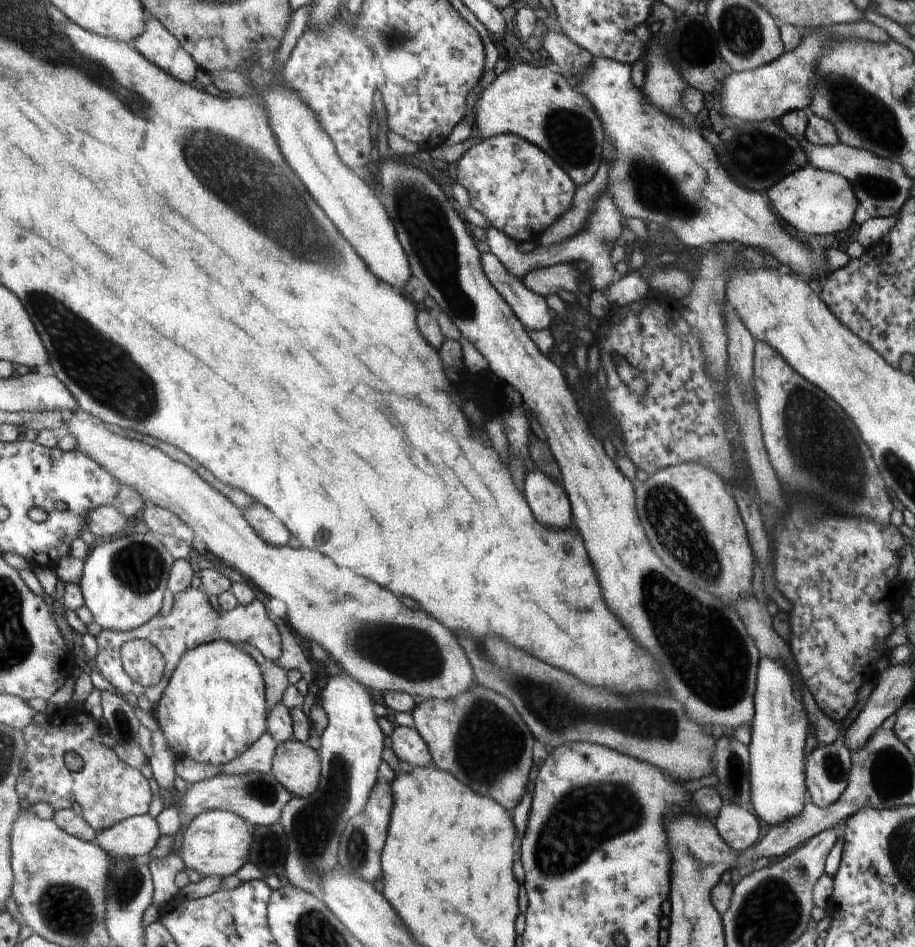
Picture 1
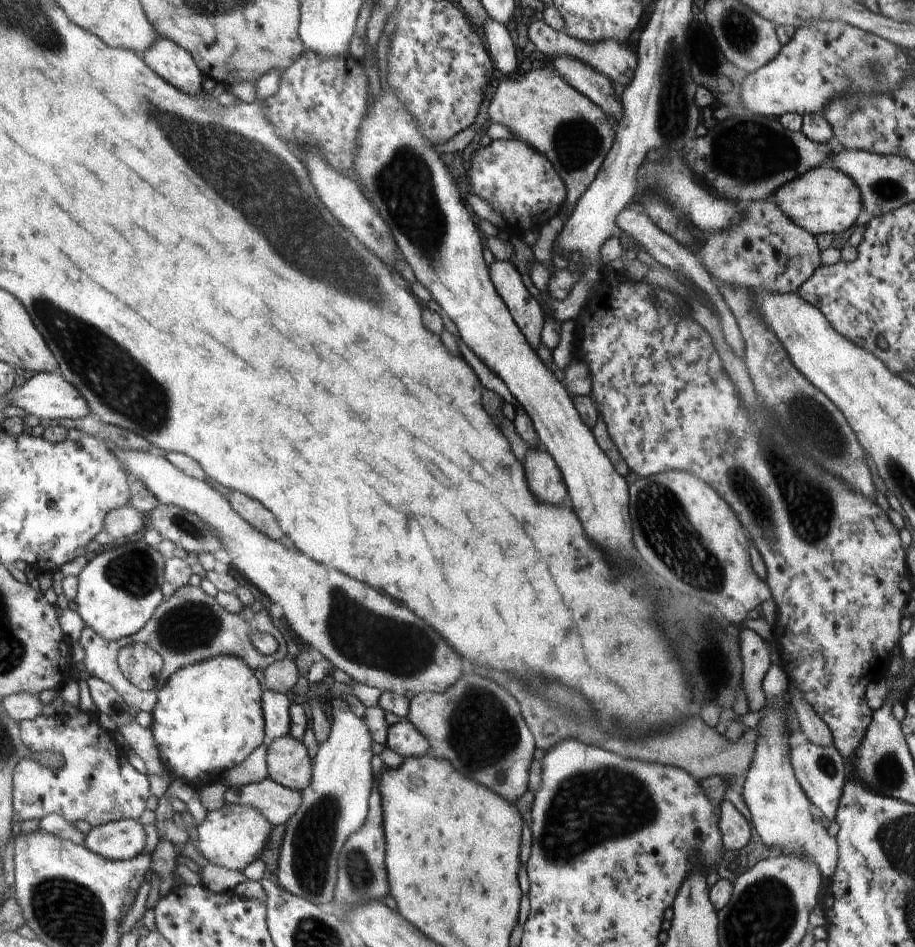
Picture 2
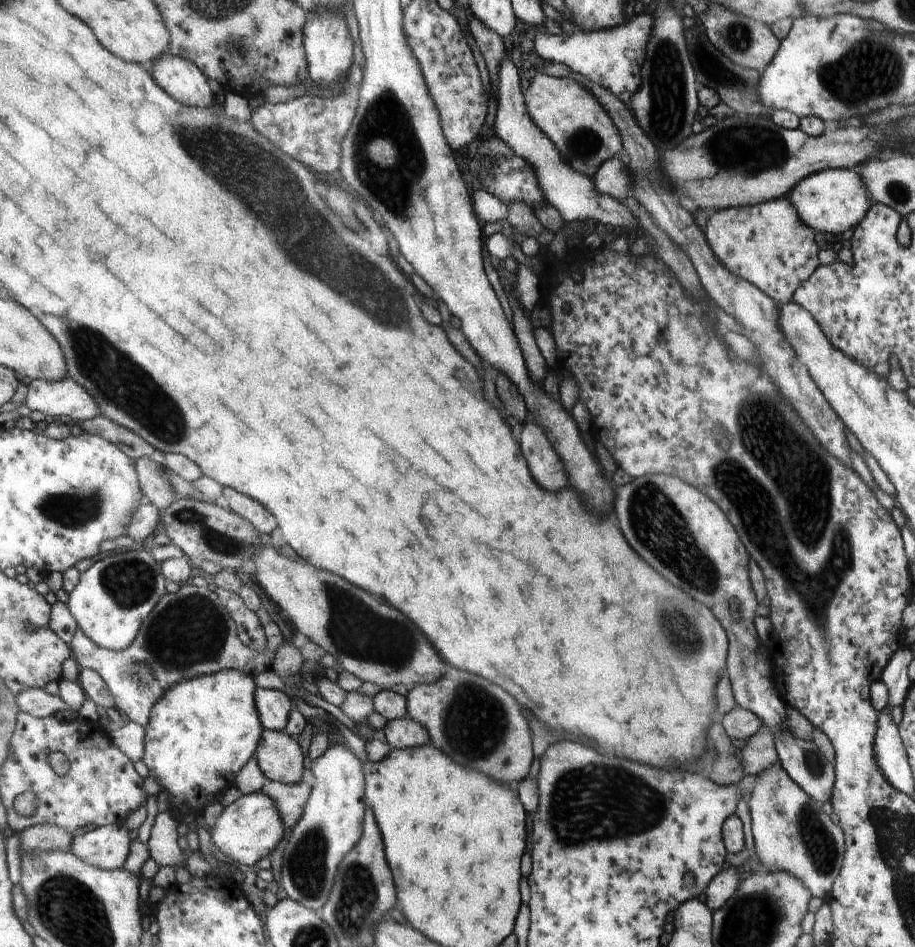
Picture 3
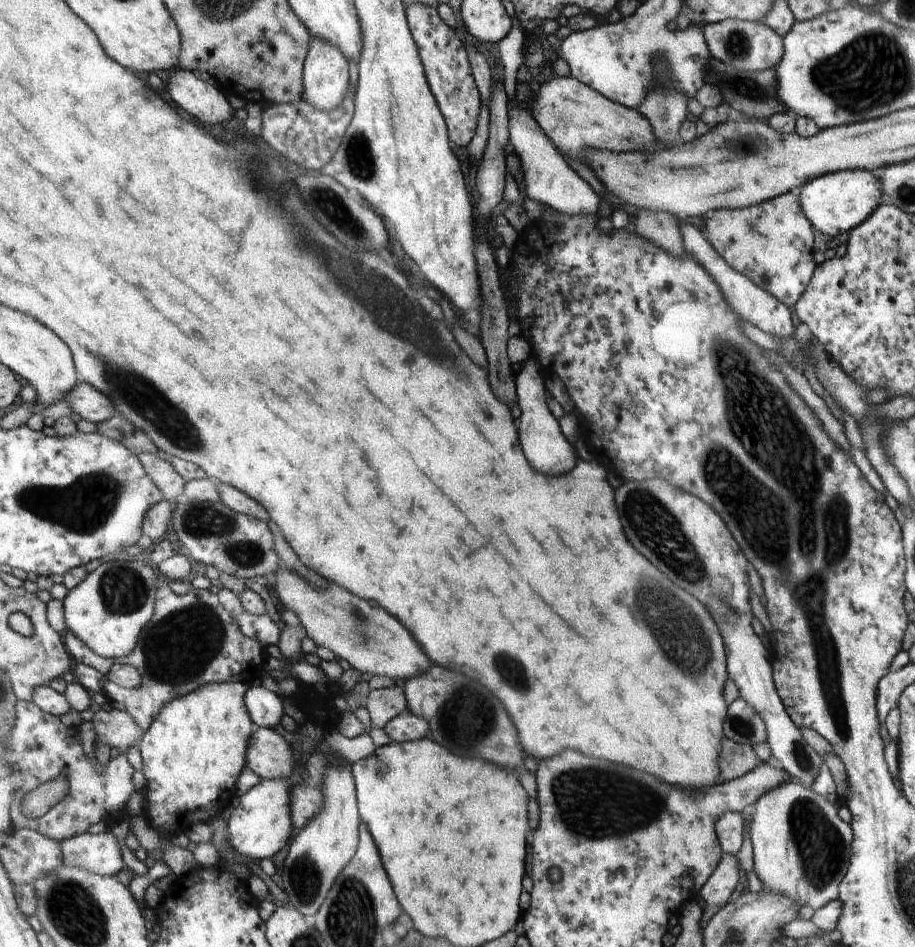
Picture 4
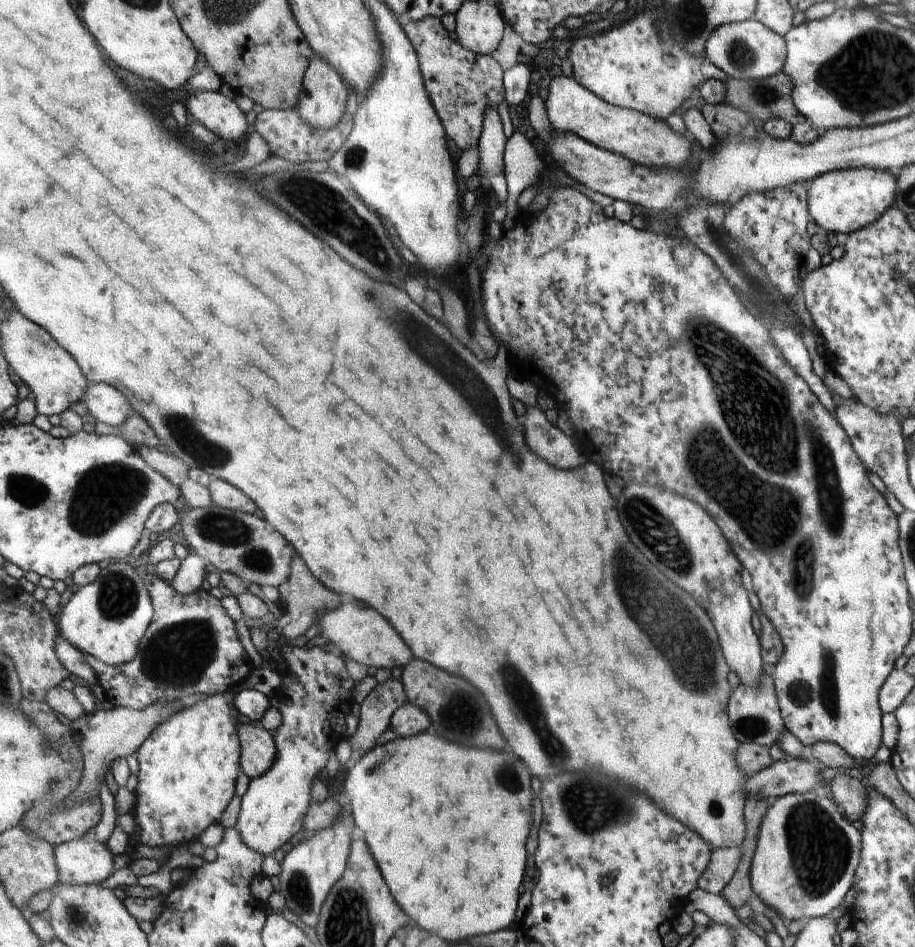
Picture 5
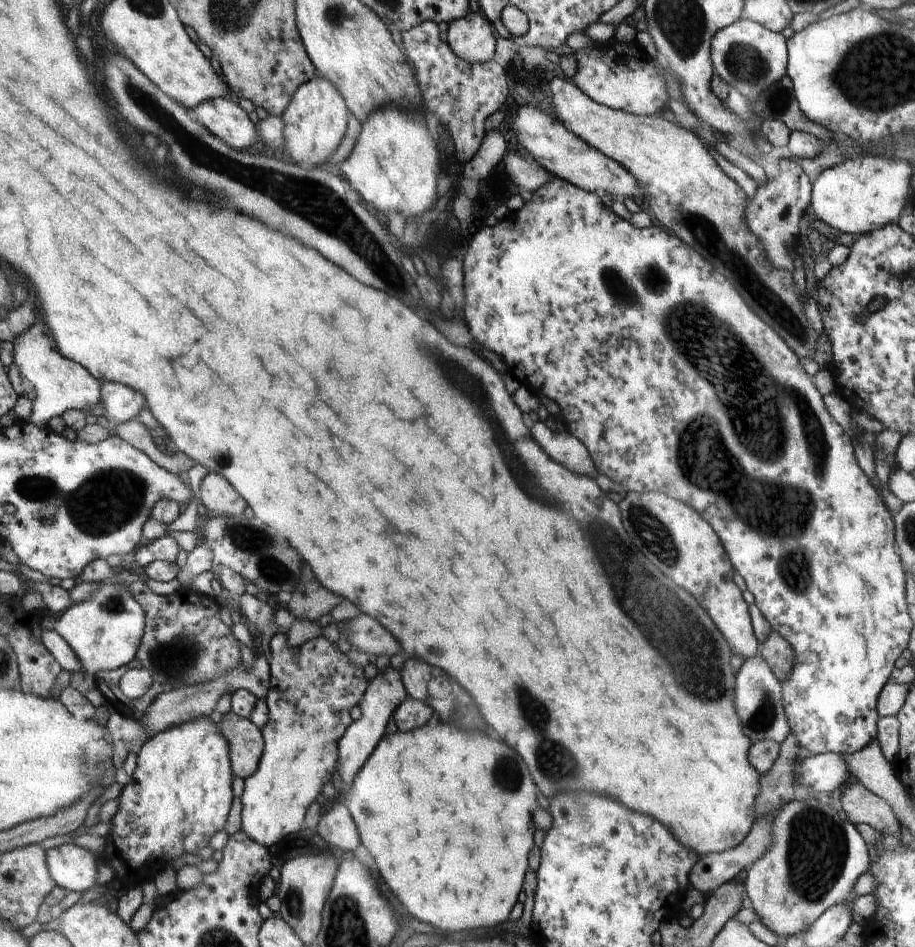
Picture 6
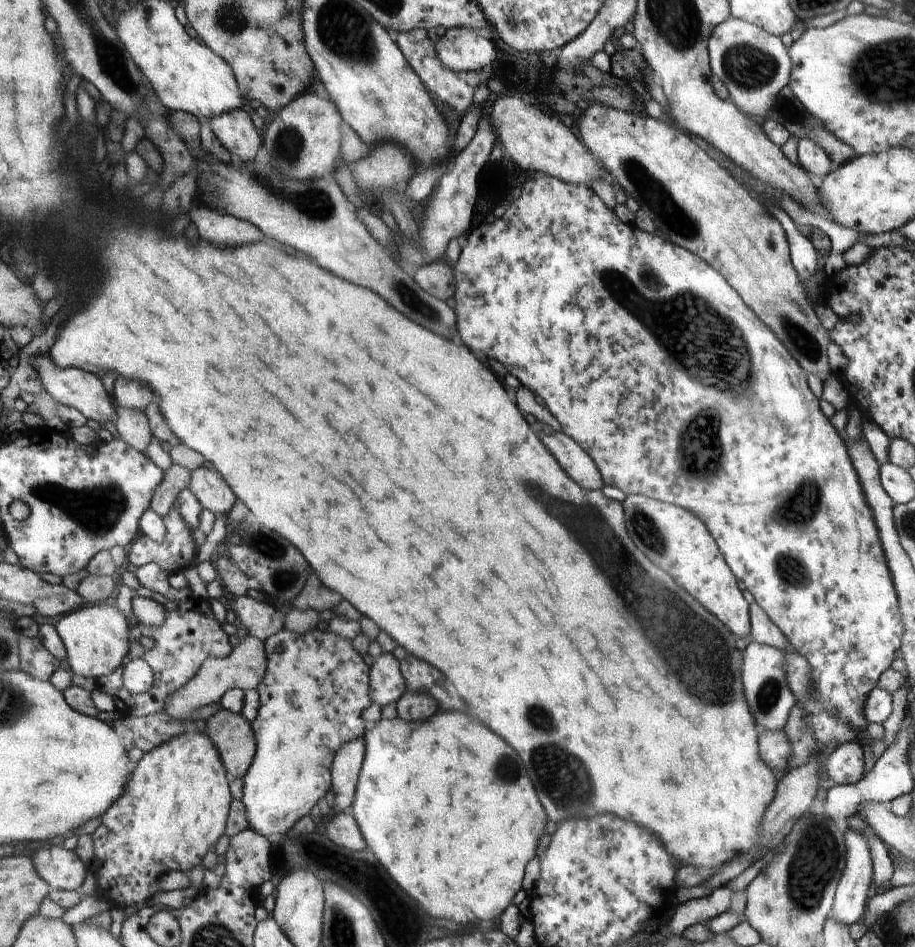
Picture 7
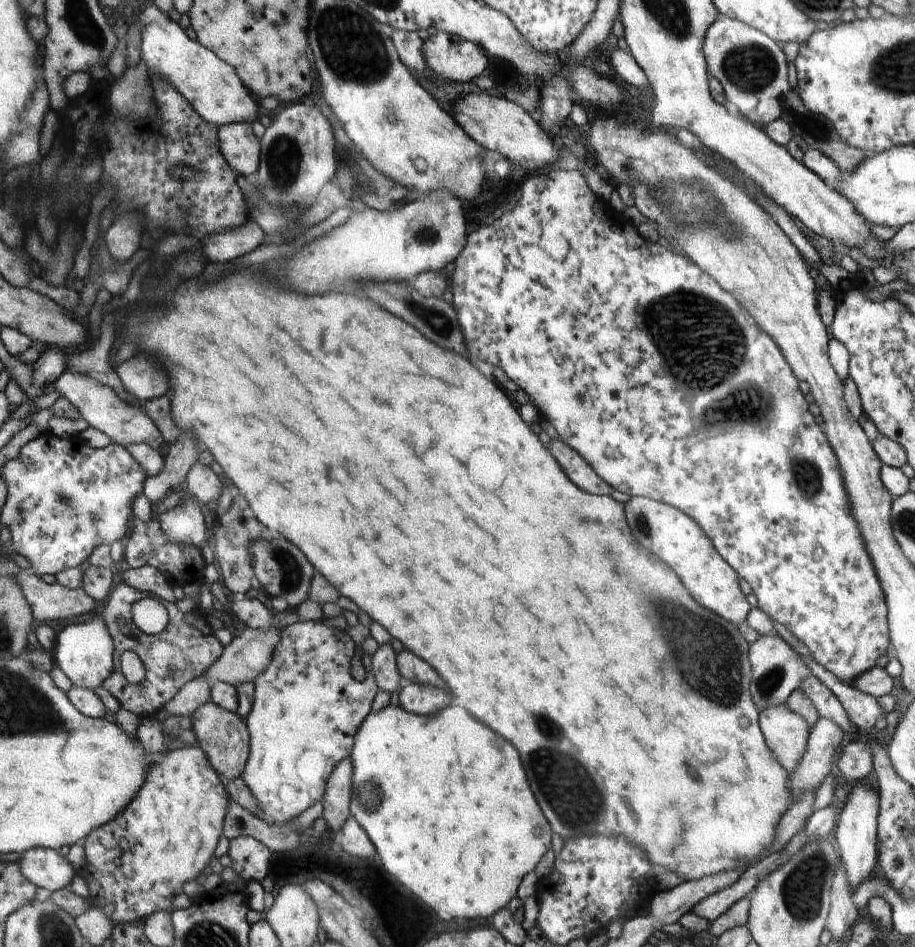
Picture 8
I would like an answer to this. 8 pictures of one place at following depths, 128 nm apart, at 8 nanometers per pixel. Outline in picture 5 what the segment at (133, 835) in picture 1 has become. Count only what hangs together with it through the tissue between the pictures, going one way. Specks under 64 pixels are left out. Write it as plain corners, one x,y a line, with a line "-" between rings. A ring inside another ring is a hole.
86,838
57,845
58,868
62,883
92,886
106,882
119,862
107,843
88,842

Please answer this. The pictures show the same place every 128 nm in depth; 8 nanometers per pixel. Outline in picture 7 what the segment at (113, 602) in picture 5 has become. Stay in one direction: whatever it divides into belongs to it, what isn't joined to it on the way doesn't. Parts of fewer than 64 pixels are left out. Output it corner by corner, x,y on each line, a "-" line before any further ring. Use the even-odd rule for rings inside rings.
86,604
64,616
56,625
68,650
67,666
74,674
98,680
126,665
126,658
130,654
132,622
118,604

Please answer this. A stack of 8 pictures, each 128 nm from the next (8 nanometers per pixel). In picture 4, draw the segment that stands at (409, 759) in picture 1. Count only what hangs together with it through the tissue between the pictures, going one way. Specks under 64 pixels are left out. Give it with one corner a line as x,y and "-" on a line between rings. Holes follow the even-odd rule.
408,710
394,717
384,730
394,742
416,741
430,736
429,723

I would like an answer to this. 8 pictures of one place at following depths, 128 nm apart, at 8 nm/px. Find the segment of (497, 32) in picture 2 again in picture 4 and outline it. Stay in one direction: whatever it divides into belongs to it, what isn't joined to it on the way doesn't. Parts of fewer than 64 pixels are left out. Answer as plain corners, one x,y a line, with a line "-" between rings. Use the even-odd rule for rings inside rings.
510,92
509,108
509,140
514,146
515,154
522,160
524,168
525,190
527,197
541,202
546,207
563,214
574,216
596,216
600,212
601,197
586,184
579,174
566,163
557,146
548,138
537,120
526,110
512,103
513,97

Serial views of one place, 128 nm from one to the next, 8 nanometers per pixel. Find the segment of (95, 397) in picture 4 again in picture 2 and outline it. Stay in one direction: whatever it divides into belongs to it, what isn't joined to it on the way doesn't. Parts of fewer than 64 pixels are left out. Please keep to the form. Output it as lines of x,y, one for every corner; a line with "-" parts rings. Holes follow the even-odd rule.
51,372
33,374
22,388
14,388
14,392
10,392
10,396
2,398
2,401
13,402
15,406
23,408
30,415
34,415
35,421
43,419
83,419
93,414
92,406
84,398
84,394
72,382
68,382
63,374

